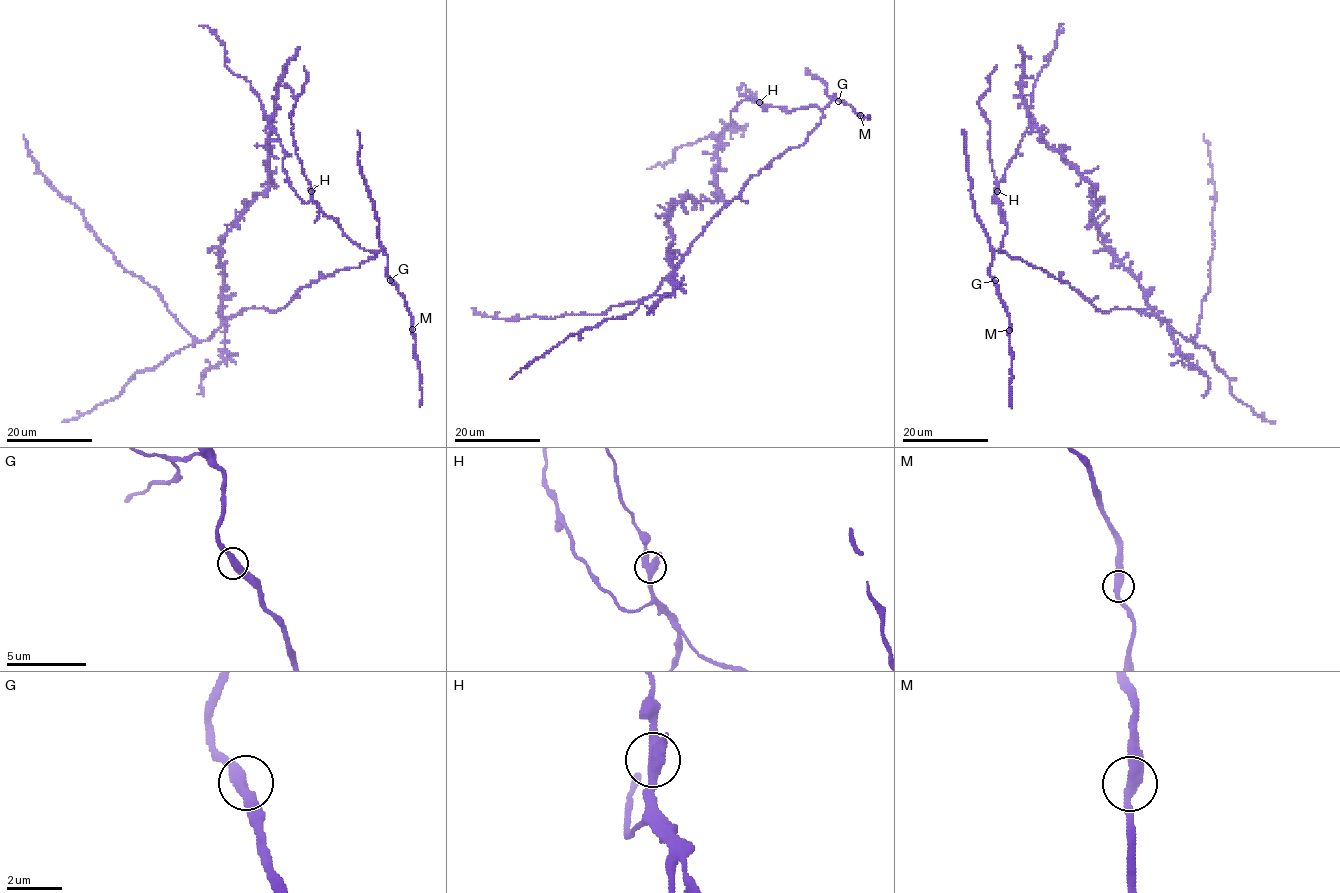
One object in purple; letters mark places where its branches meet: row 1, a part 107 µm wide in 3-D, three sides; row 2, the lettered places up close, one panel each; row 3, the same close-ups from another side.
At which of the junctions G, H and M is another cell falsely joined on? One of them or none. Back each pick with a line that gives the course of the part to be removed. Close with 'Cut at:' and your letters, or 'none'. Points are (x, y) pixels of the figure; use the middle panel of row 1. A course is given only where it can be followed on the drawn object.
Cut at: H

